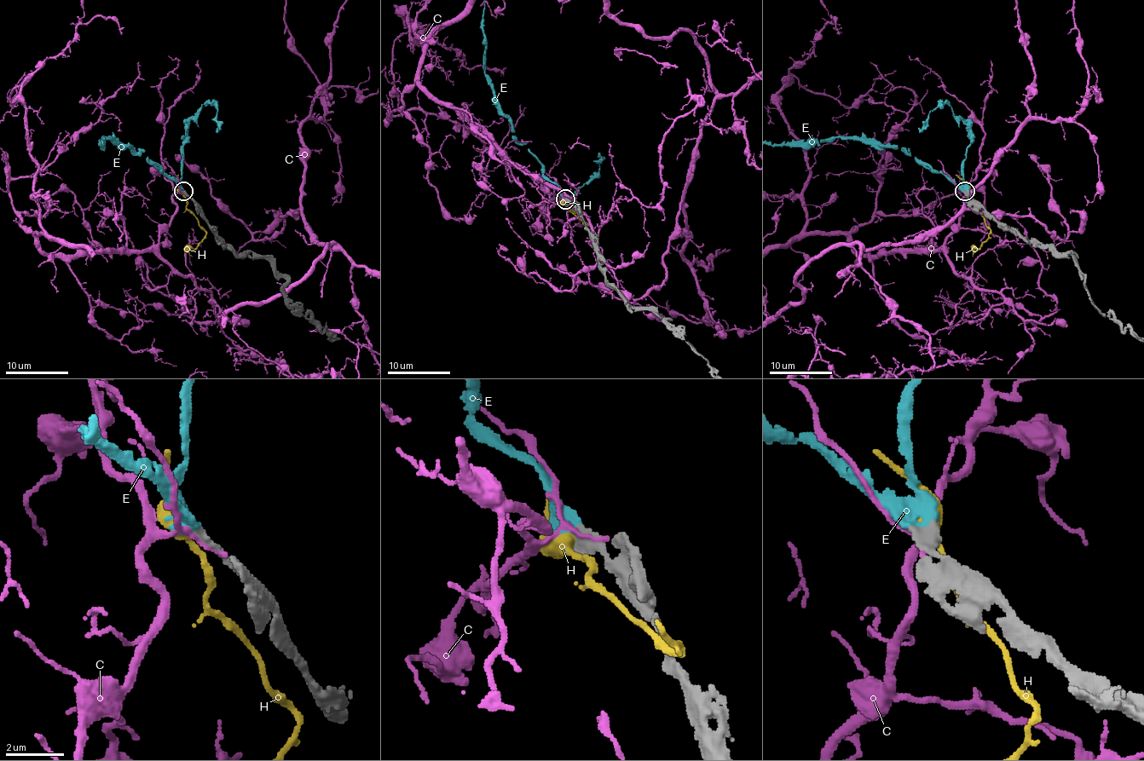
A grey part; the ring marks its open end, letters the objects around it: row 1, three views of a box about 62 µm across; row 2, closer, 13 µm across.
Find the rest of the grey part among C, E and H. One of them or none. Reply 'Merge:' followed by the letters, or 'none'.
Merge: E

